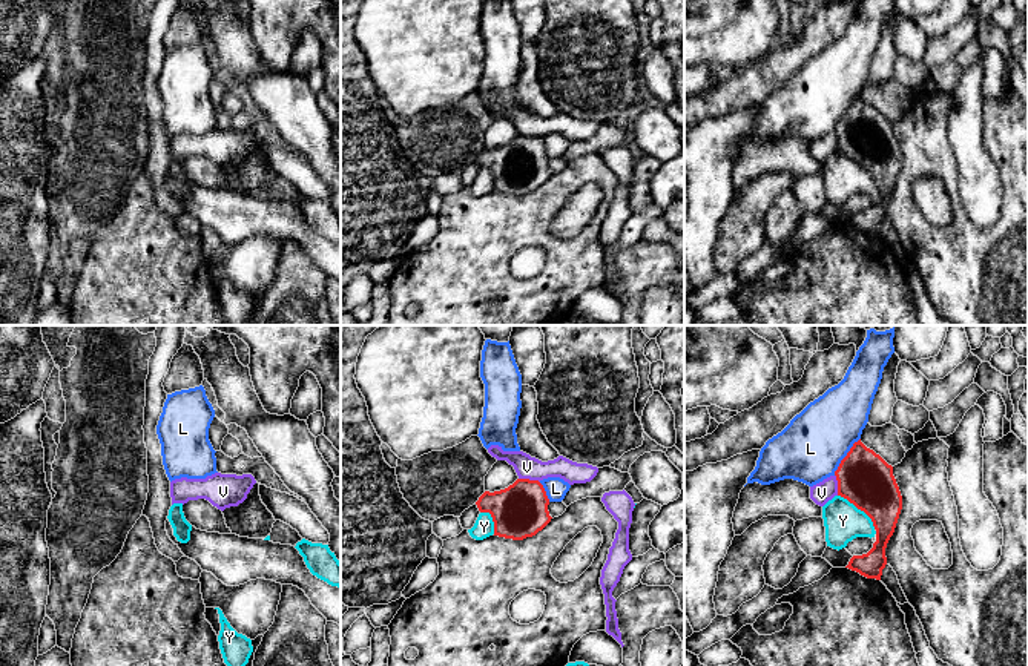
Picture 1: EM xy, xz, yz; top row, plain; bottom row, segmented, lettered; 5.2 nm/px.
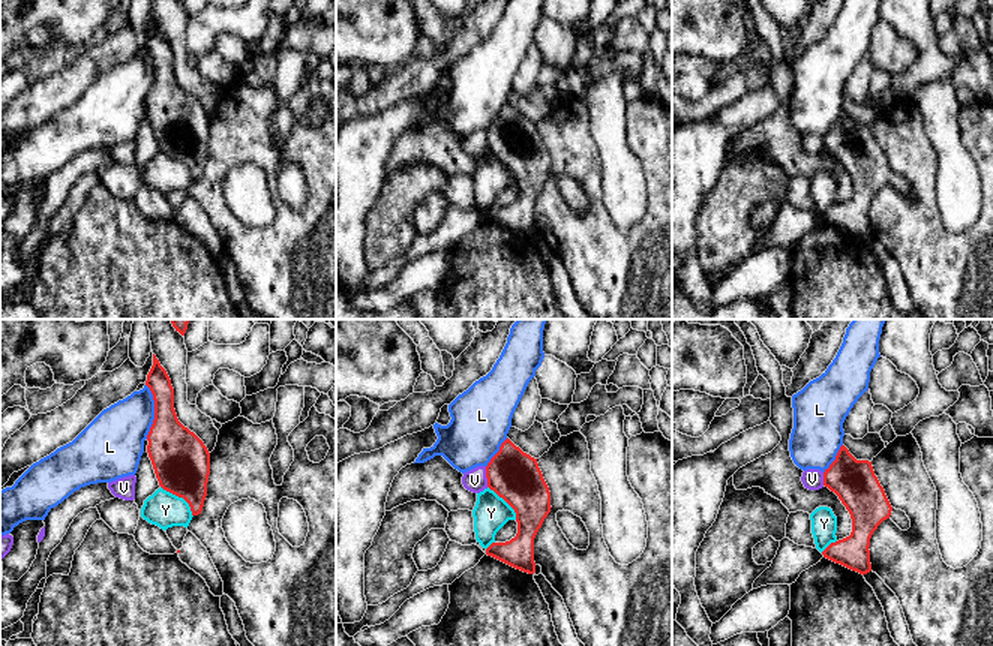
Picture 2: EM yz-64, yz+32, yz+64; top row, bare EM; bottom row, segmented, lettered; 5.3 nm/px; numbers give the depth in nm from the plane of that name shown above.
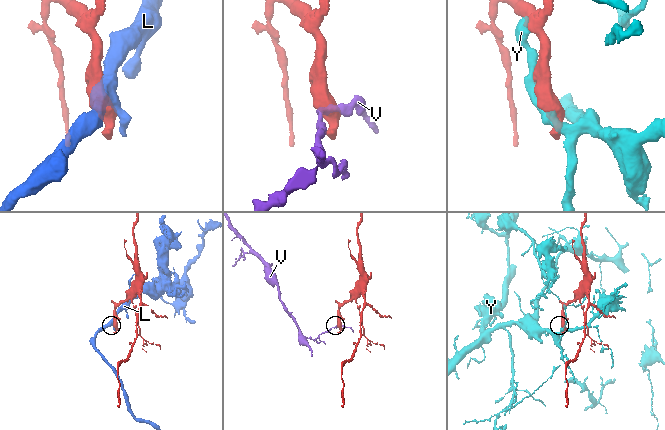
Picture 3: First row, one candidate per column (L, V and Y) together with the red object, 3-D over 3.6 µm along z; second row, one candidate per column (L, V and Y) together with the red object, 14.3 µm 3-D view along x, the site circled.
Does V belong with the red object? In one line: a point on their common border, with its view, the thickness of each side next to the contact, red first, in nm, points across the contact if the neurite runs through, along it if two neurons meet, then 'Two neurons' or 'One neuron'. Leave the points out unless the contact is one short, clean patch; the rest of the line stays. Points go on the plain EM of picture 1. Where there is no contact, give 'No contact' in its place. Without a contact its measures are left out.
Touches red at xz (528, 135). Thickness 280 nm (red) against 120 nm. Two neurons

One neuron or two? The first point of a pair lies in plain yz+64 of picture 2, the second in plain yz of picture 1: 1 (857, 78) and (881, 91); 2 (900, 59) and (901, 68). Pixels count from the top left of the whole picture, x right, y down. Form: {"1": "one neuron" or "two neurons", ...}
{"1": "two neurons", "2": "two neurons"}

